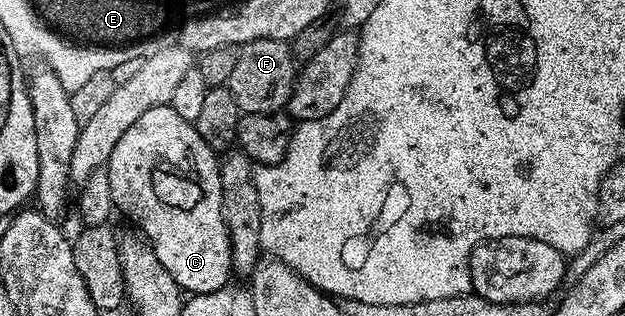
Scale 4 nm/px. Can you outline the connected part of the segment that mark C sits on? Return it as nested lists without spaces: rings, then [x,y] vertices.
[[[170,104],[153,106],[147,112],[141,112],[141,116],[137,116],[137,120],[133,120],[133,124],[129,124],[129,128],[125,128],[125,134],[121,136],[121,140],[117,140],[117,148],[113,148],[113,152],[105,165],[109,172],[109,188],[113,191],[115,210],[118,213],[123,213],[127,218],[132,218],[143,229],[141,231],[142,237],[153,248],[157,260],[161,260],[161,264],[167,269],[169,276],[173,276],[173,280],[179,286],[180,291],[186,292],[188,295],[222,290],[228,285],[227,277],[232,277],[233,274],[231,269],[231,242],[227,236],[227,225],[223,220],[223,189],[219,175],[220,165],[221,162],[216,151],[211,150],[209,144],[205,144],[205,140],[201,140],[194,122],[187,122],[181,116],[177,116],[177,112]]]

